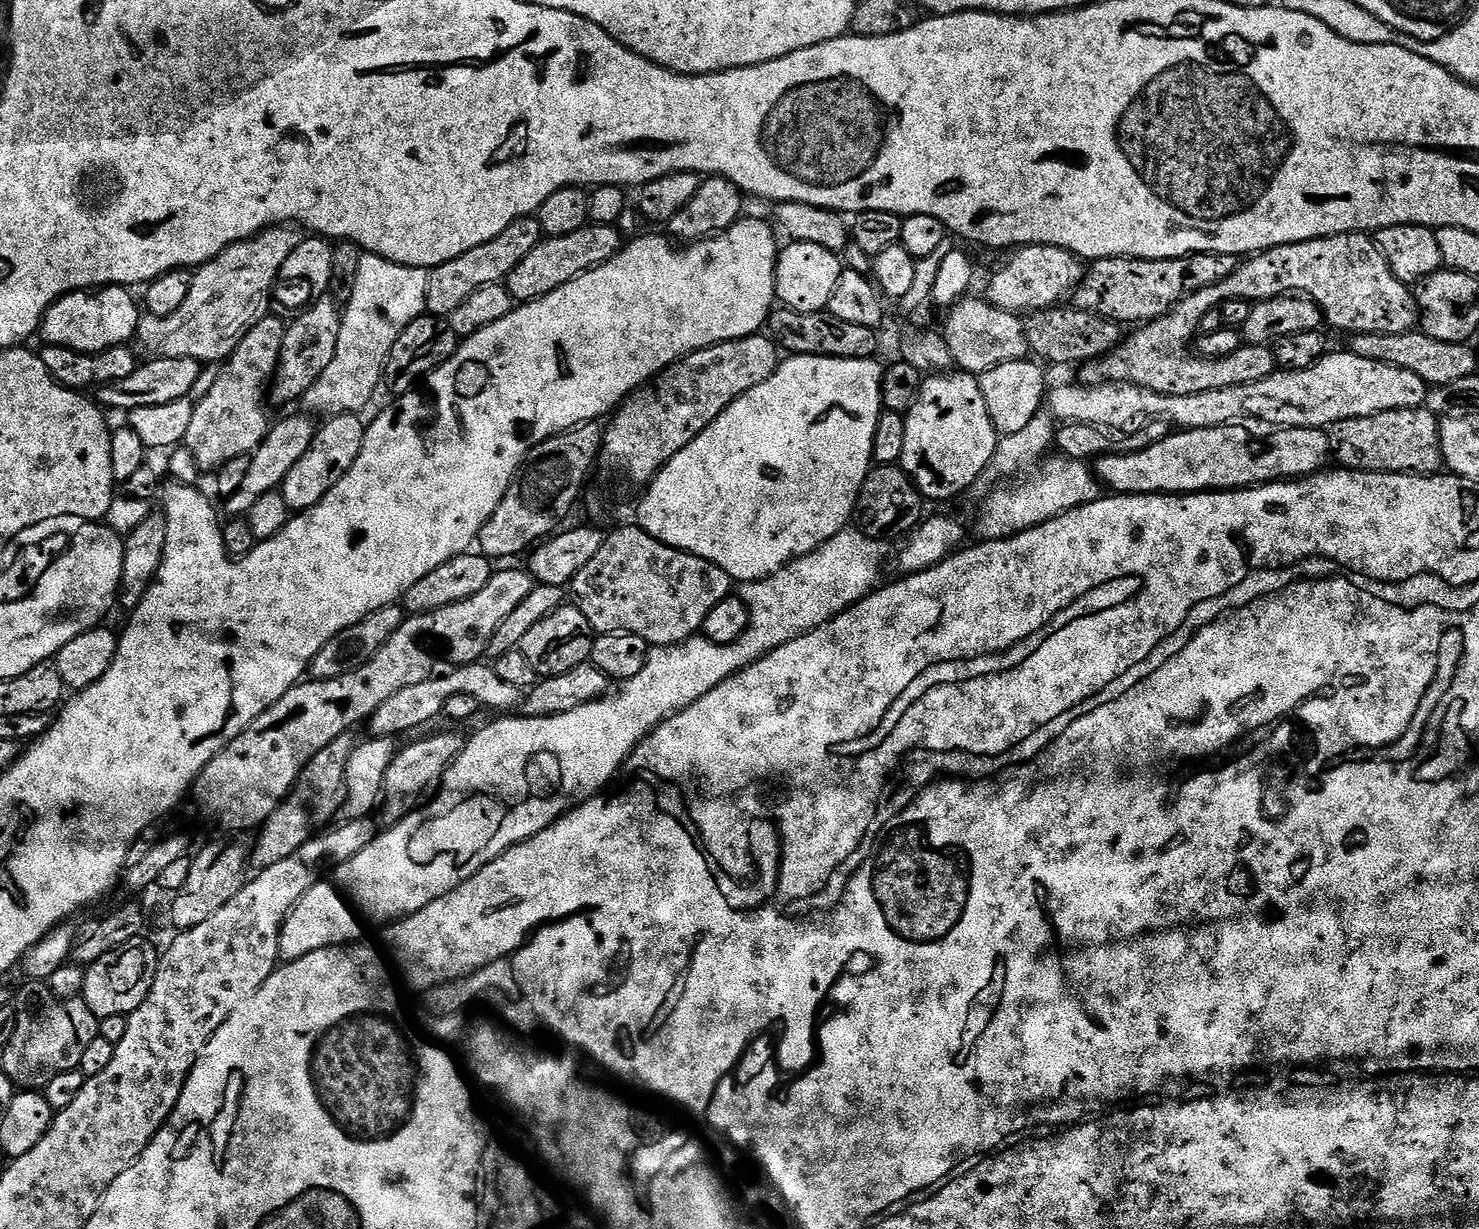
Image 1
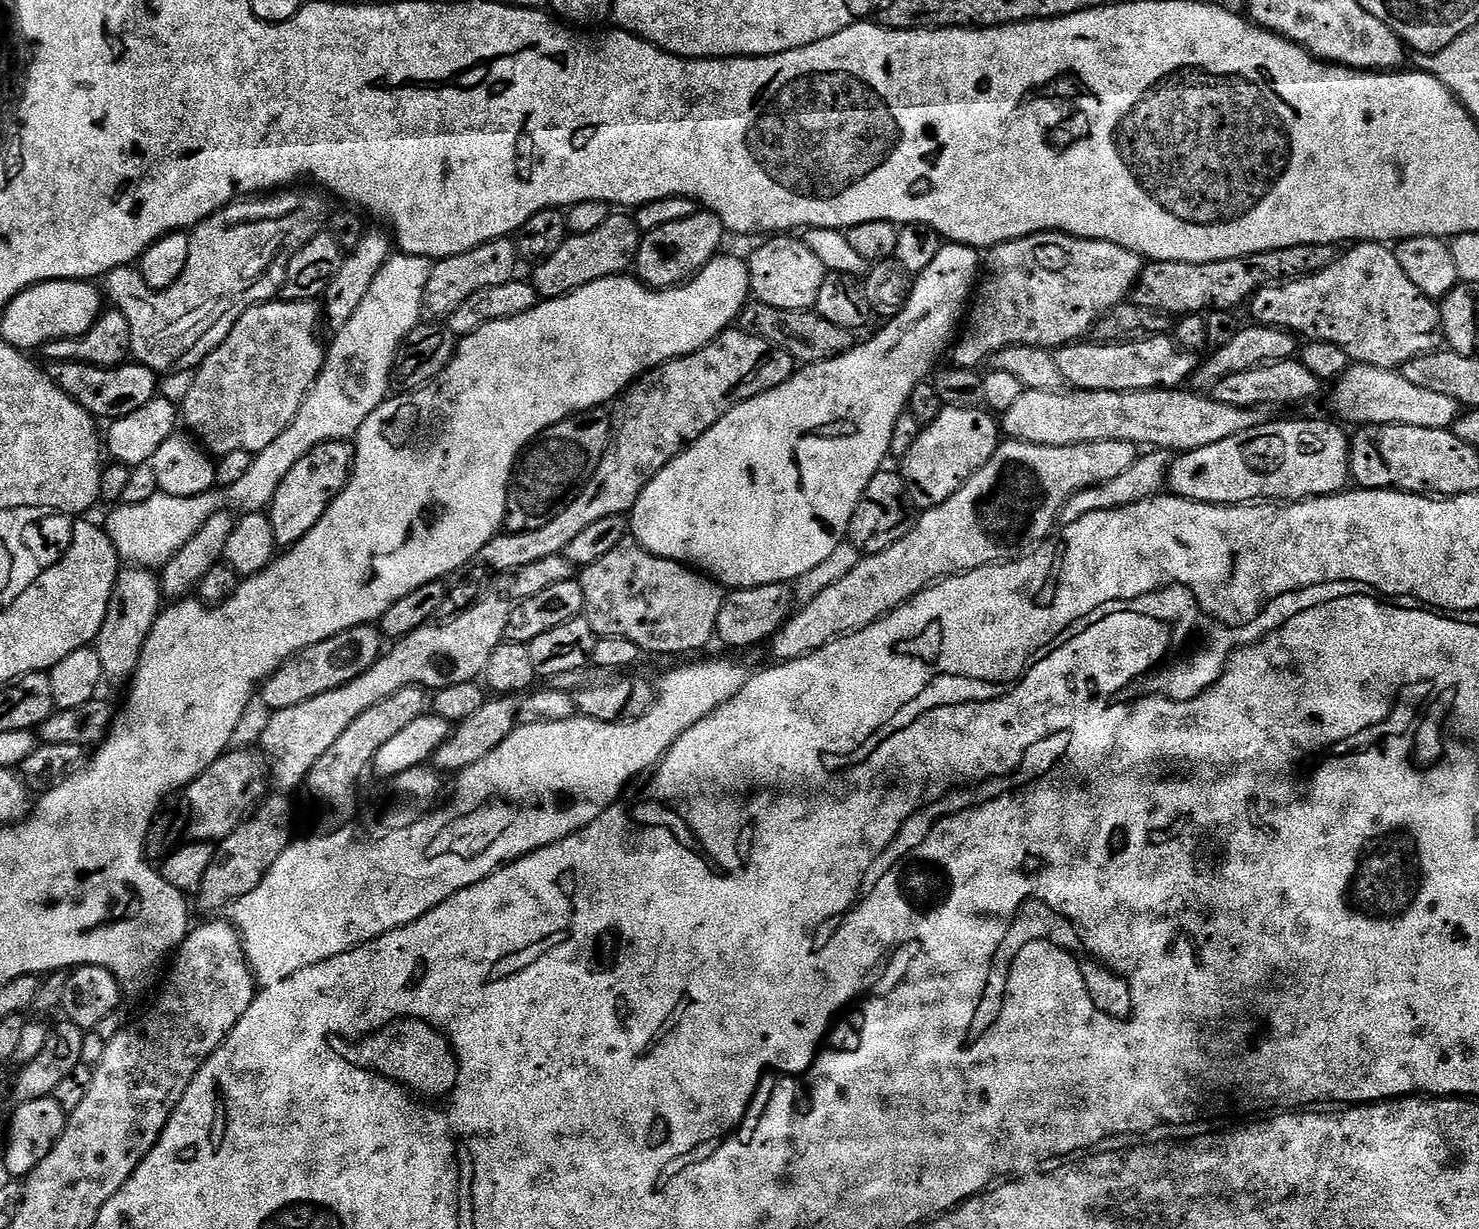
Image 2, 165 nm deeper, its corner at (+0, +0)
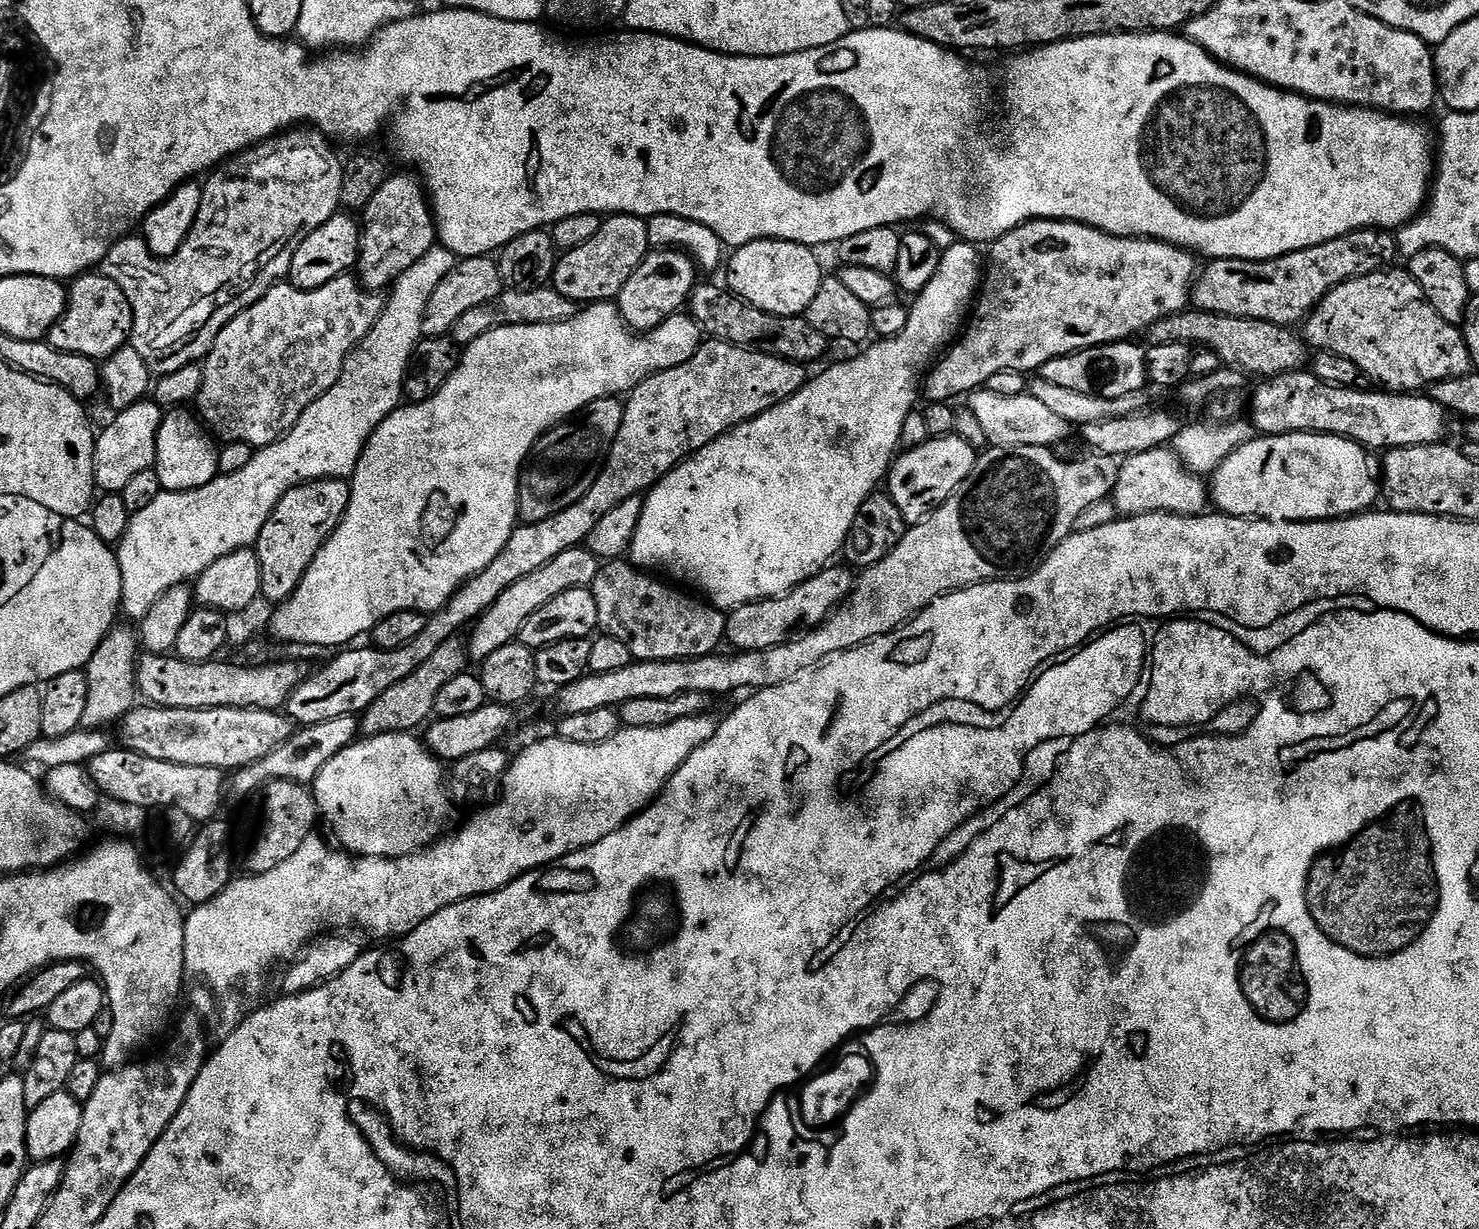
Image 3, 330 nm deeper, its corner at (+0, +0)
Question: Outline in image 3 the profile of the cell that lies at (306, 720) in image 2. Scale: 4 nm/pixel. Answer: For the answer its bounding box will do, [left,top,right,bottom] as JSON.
[466,546,601,662]

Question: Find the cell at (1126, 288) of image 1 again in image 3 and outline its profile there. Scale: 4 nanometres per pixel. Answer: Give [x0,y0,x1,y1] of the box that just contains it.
[1191,228,1398,326]

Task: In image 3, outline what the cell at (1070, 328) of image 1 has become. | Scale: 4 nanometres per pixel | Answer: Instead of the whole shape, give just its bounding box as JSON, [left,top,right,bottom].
[1146,306,1310,378]

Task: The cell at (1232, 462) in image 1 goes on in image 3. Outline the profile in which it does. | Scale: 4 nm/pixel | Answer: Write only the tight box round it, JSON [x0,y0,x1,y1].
[1210,432,1382,520]

